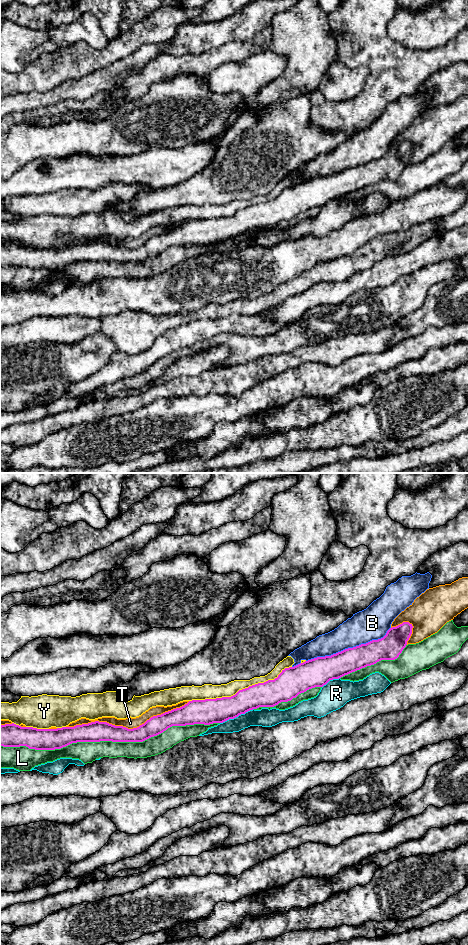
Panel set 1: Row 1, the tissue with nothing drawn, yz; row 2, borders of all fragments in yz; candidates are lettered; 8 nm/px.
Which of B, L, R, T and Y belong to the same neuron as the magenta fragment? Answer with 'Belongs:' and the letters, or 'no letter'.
Belongs: no letter

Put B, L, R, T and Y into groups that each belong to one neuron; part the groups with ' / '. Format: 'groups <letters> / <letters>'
groups B / L / R / T / Y

